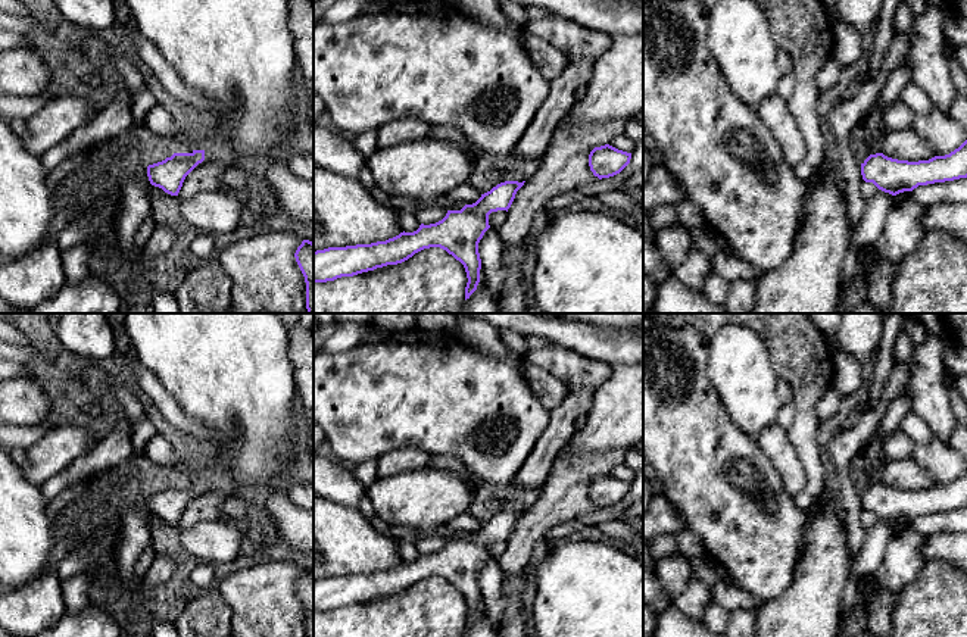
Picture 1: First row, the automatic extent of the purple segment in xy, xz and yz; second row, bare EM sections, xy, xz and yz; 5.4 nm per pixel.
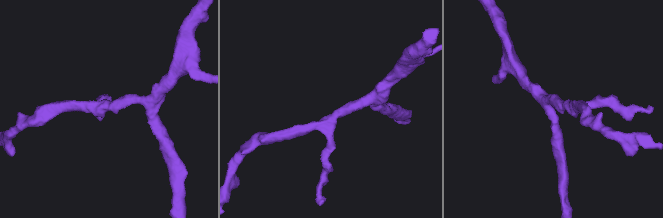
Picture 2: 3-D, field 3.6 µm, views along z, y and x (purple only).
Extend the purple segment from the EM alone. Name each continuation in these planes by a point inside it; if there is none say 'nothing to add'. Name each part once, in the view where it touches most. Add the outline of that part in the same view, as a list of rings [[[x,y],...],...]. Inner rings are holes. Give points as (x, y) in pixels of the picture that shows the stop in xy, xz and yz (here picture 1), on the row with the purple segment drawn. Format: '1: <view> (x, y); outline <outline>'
nothing to add

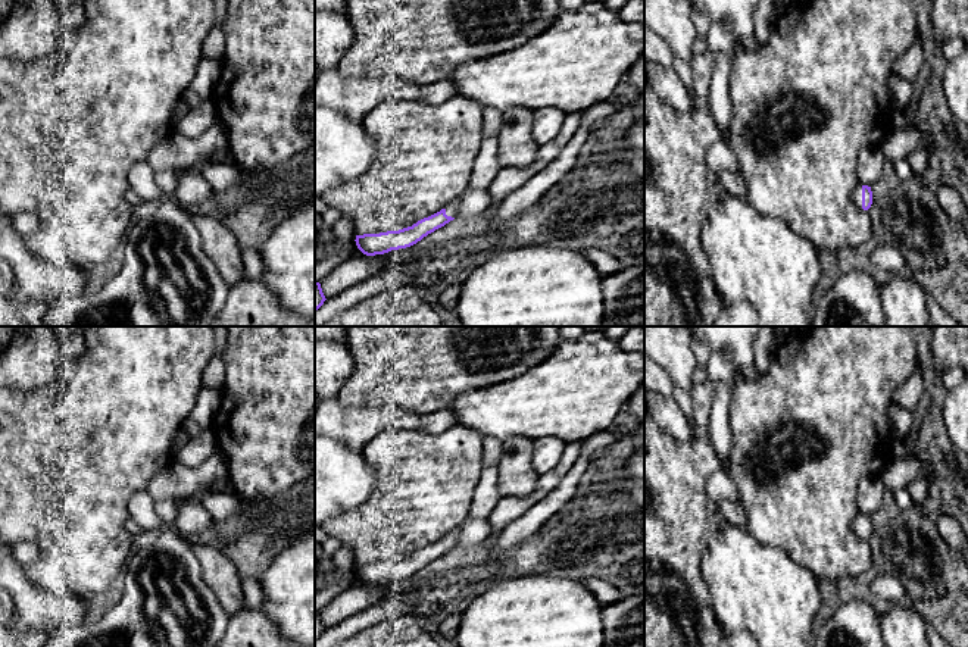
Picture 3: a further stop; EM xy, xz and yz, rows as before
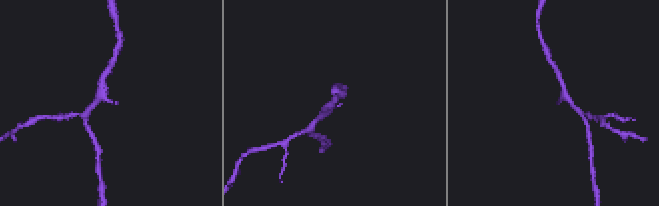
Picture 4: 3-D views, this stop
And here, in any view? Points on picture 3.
1: yz (856, 194); outline [[[858,185],[858,187],[852,191],[850,197],[852,197],[852,201],[853,201],[859,209],[862,209],[862,185]]]

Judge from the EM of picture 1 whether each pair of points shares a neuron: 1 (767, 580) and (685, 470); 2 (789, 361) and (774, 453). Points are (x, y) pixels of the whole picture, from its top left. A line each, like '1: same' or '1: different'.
1: same
2: different

